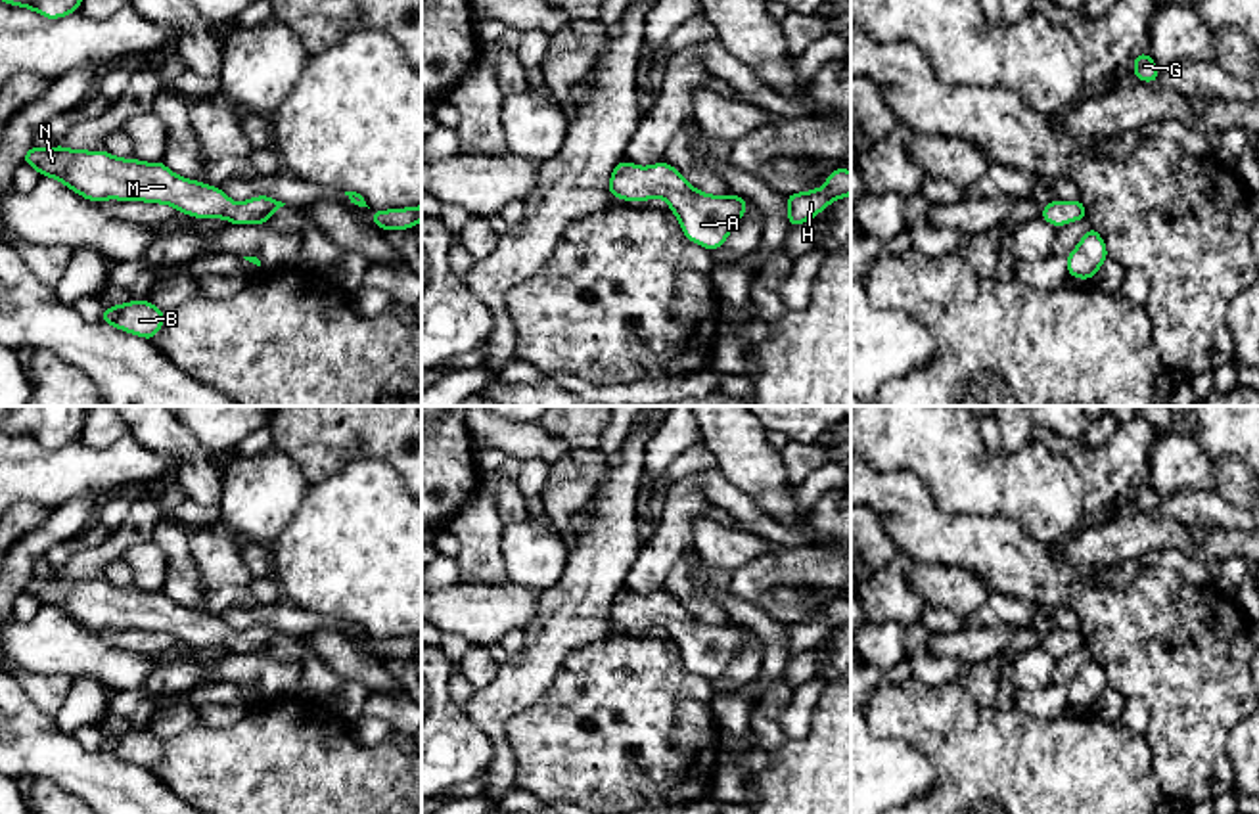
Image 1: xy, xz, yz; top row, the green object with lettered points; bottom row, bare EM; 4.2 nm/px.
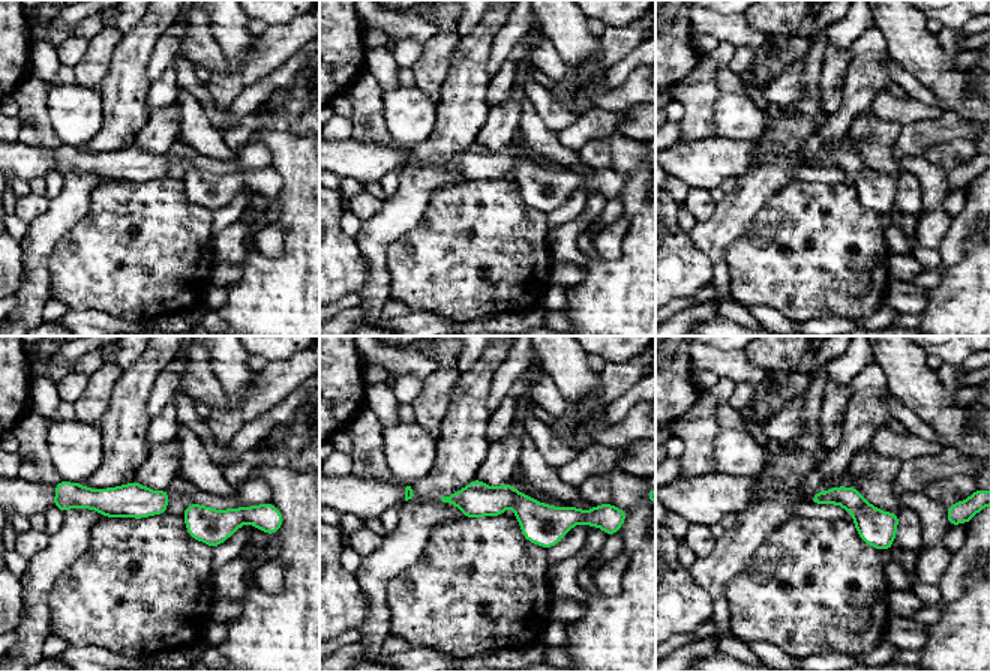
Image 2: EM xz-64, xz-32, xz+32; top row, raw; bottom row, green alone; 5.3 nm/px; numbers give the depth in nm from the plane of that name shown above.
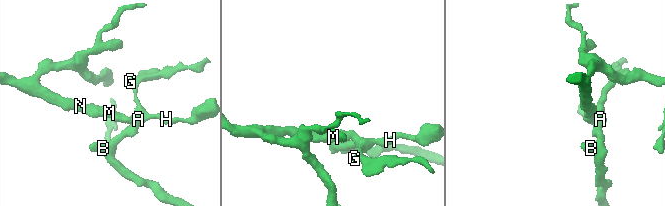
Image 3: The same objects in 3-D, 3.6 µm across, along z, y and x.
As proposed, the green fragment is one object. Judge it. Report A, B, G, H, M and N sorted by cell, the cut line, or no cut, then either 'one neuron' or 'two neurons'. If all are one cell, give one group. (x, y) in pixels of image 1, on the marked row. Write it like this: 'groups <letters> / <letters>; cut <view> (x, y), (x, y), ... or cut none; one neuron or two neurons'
groups A B G H M N; cut none; one neuron

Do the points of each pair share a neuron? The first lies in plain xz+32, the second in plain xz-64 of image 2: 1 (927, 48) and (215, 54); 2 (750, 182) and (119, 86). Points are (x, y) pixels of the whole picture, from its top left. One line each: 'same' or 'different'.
1: different
2: same

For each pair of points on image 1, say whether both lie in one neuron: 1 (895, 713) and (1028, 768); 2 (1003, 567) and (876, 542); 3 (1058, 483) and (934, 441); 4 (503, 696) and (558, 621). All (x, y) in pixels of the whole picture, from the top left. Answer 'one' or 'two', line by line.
1: one
2: two
3: one
4: one

